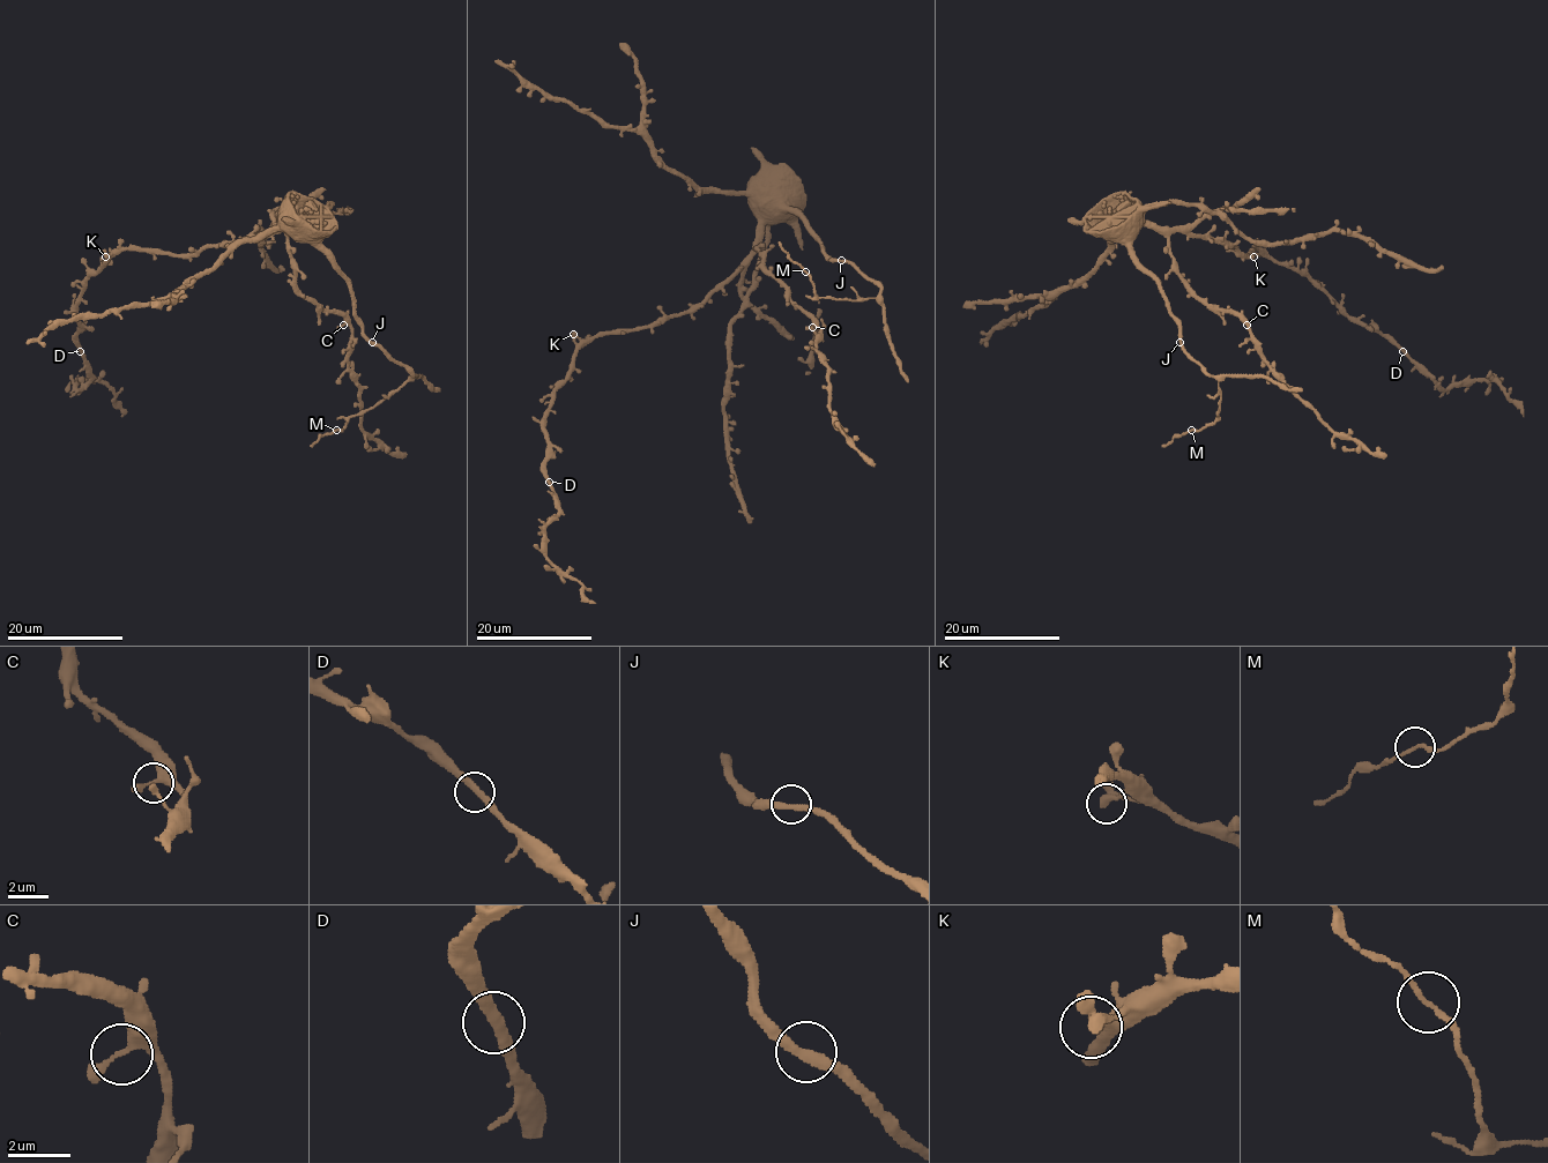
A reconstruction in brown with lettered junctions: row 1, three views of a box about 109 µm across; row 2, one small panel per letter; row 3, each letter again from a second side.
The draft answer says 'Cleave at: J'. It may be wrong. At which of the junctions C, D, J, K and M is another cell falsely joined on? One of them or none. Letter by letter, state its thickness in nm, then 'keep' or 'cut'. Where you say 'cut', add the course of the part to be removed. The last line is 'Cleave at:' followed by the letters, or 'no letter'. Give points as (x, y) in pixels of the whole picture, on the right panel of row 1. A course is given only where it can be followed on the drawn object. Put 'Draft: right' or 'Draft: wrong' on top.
Draft: wrong
C: 240 nm | keep
D: 320 nm | keep
J: 340 nm | keep
K: 320 nm | keep
M: 150 nm | keep
Cleave at: no letter

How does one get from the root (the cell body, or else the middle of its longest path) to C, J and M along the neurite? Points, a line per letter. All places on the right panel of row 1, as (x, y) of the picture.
C: (1225, 245), (1180, 230), (1168, 236), (1168, 252), (1182, 281), (1208, 306), (1233, 310), (1247, 325)
J: (1225, 245), (1185, 232), (1144, 224), (1131, 241), (1131, 253), (1156, 283), (1168, 313), (1178, 326), (1180, 342)
M: (1225, 245), (1144, 224), (1131, 241), (1182, 347), (1218, 380), (1217, 419), (1191, 430)

